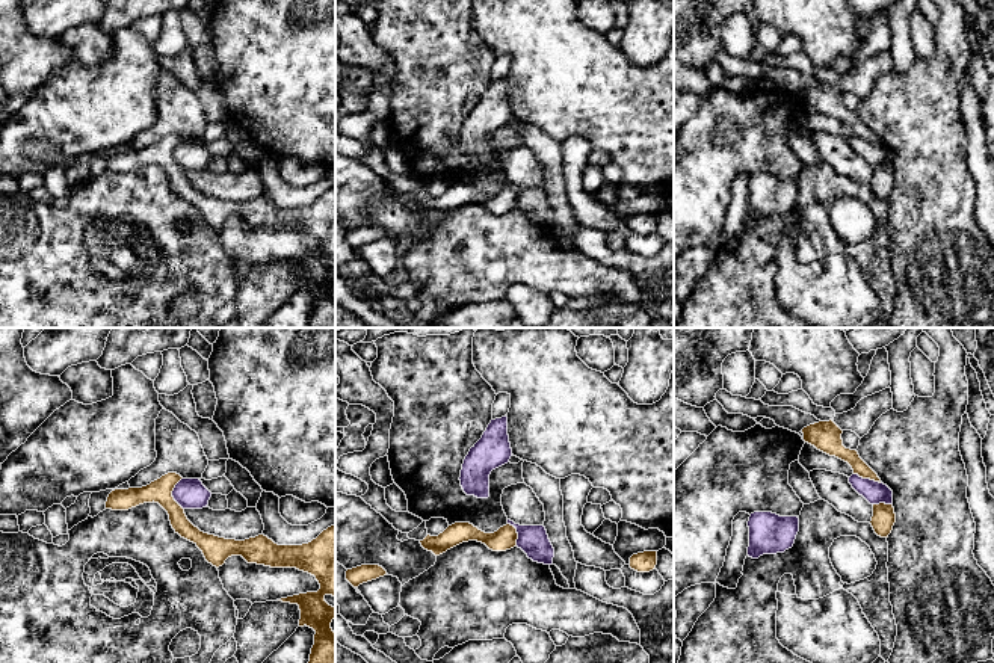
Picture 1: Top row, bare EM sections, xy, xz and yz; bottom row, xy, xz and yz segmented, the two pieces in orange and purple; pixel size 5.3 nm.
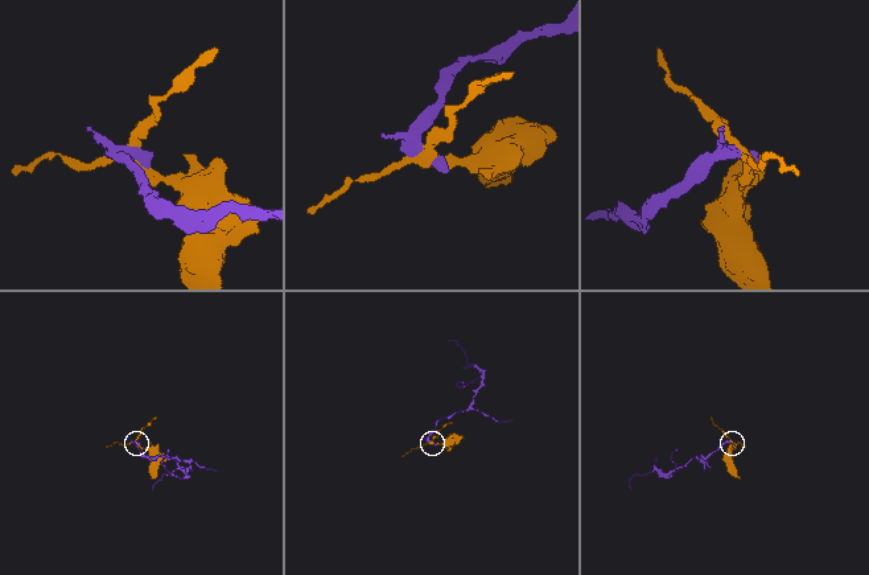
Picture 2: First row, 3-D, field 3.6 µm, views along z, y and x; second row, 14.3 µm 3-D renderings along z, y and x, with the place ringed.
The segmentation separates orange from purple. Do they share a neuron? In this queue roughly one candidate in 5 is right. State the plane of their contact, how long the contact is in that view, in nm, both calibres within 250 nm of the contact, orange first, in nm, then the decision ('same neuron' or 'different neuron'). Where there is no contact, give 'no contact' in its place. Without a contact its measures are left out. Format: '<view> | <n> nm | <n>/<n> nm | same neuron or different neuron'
xy | 180 nm | 130/160 nm | different neuron

